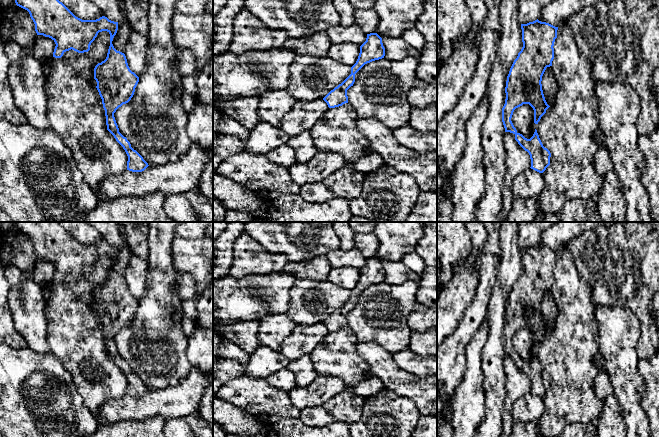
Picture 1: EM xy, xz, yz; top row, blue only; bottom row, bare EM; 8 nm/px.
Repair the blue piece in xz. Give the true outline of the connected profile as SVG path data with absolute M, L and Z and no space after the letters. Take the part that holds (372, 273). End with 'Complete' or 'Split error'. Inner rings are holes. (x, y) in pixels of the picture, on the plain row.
M377 257L367 258L366 265L360 270L358 283L351 291L351 298L323 322L328 331L335 332L348 327L347 314L355 306L355 298L365 288L382 283L384 280L385 272L382 267L382 262Z. Complete

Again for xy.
M13 222L17 230L27 234L35 248L37 259L51 262L56 270L53 281L61 282L66 275L74 274L78 277L88 276L91 267L95 264L99 256L107 255L110 258L110 270L107 281L94 292L94 303L97 306L97 314L102 323L105 334L107 354L114 360L116 365L125 374L128 385L127 394L132 396L142 396L149 389L143 381L131 371L130 366L120 356L116 347L114 337L123 328L128 327L134 319L135 312L139 306L139 301L130 294L124 277L117 275L113 268L113 262L118 254L118 246L109 244L102 240L96 244L82 244L76 241L62 226L57 222Z. Complete

